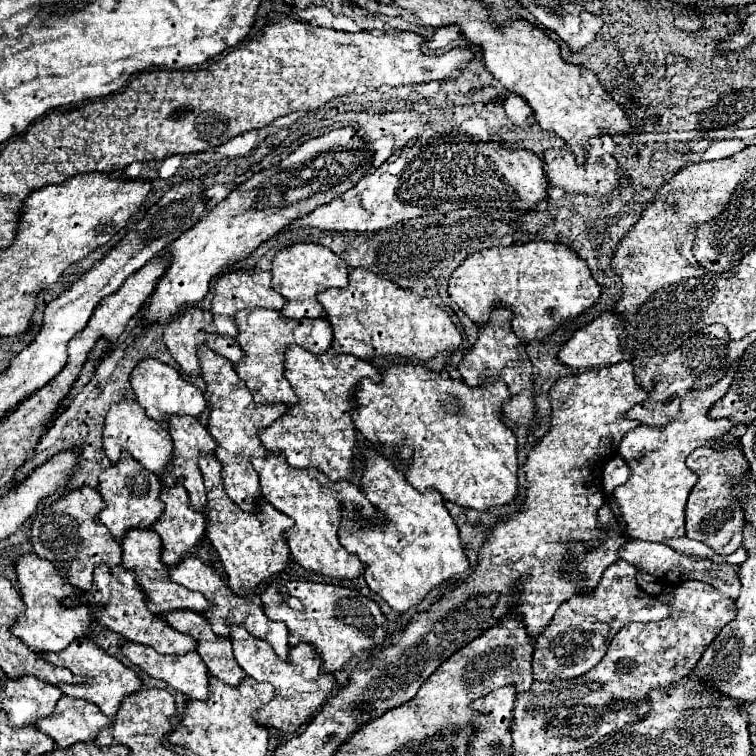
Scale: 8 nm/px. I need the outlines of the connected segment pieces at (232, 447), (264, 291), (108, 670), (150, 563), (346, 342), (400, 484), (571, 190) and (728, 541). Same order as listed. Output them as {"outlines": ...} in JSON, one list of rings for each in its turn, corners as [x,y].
{"outlines":[[[[207,346],[199,348],[199,362],[201,362],[201,376],[207,384],[207,398],[209,398],[209,422],[207,430],[213,436],[213,440],[219,444],[215,450],[215,458],[223,466],[223,484],[227,496],[243,510],[243,512],[257,512],[257,506],[263,504],[263,492],[259,488],[259,478],[257,472],[251,464],[251,458],[265,458],[267,450],[263,448],[259,440],[259,430],[269,428],[275,420],[279,420],[285,414],[283,404],[273,404],[273,406],[257,406],[253,404],[253,396],[249,388],[243,384],[243,380],[237,378],[237,372],[233,364],[211,352]]],[[[237,270],[223,274],[215,284],[215,298],[211,304],[213,324],[207,326],[207,332],[237,338],[235,328],[235,314],[247,308],[267,308],[267,310],[281,310],[285,306],[285,298],[271,288],[271,282],[251,282],[251,270]]],[[[77,640],[75,644],[67,646],[63,652],[53,652],[53,654],[41,654],[47,662],[55,664],[55,666],[65,666],[69,668],[73,674],[77,676],[83,676],[87,678],[85,684],[81,686],[71,686],[71,684],[61,684],[61,690],[63,694],[67,696],[73,696],[73,698],[85,698],[93,704],[99,706],[99,710],[103,710],[103,714],[109,718],[109,720],[115,720],[115,714],[119,712],[119,704],[131,696],[133,692],[139,692],[139,688],[143,688],[143,682],[137,678],[137,674],[123,666],[117,658],[109,656],[101,646],[97,646],[95,642],[91,640]]],[[[143,528],[129,530],[127,536],[121,542],[121,548],[123,548],[123,566],[127,570],[135,572],[141,588],[149,596],[147,608],[151,612],[155,612],[159,616],[167,614],[171,610],[191,610],[191,612],[197,612],[197,614],[205,614],[209,608],[213,608],[211,602],[201,592],[191,592],[191,590],[183,588],[181,584],[171,582],[169,568],[161,562],[161,552],[163,552],[161,540],[159,540],[159,536],[153,530],[143,530]]],[[[365,268],[349,272],[349,286],[345,290],[321,292],[319,302],[333,326],[331,348],[335,354],[353,354],[363,360],[385,356],[401,364],[425,364],[463,344],[461,332],[445,310]]],[[[377,448],[365,450],[363,458],[367,466],[361,474],[361,486],[367,500],[387,514],[387,524],[357,524],[355,508],[347,502],[343,524],[339,530],[341,544],[359,556],[365,564],[363,578],[371,592],[381,596],[395,612],[407,612],[421,604],[421,600],[455,574],[469,570],[469,560],[459,542],[459,530],[455,520],[447,512],[439,492],[419,494],[393,462],[385,460]]],[[[601,140],[587,144],[587,148],[589,148],[589,156],[587,156],[585,166],[577,164],[573,152],[567,148],[547,150],[543,156],[545,174],[553,186],[559,186],[567,194],[587,194],[587,196],[595,196],[595,198],[611,198],[615,188],[619,188],[619,178],[621,178],[621,174],[617,172],[617,162],[611,154],[607,154],[603,150]]],[[[697,448],[687,458],[687,466],[699,474],[699,480],[685,506],[685,536],[707,544],[717,554],[733,554],[741,546],[741,528],[745,524],[743,474],[749,470],[749,464],[743,452],[737,448],[727,448],[725,452]]]]}

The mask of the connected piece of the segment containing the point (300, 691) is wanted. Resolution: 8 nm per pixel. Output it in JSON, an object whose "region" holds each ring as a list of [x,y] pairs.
{"region":[[[239,626],[231,628],[231,642],[235,660],[245,670],[247,676],[255,678],[257,682],[269,682],[275,686],[275,698],[257,712],[257,720],[261,726],[293,734],[309,722],[309,714],[319,706],[323,706],[323,700],[327,700],[335,690],[335,678],[331,674],[318,673],[321,659],[315,648],[311,648],[309,644],[297,644],[295,648],[291,648],[289,650],[291,660],[283,662],[267,642],[253,638],[245,628]]]}

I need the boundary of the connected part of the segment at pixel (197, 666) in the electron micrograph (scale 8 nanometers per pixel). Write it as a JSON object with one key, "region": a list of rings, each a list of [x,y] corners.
{"region":[[[125,642],[123,654],[149,676],[179,690],[187,700],[207,700],[209,672],[197,652],[189,652],[185,656],[165,656],[157,654],[153,648],[145,648],[143,644]]]}

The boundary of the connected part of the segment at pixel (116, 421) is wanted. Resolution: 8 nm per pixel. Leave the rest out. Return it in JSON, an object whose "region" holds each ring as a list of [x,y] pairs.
{"region":[[[121,400],[113,404],[105,416],[105,428],[103,428],[103,448],[107,458],[115,464],[121,458],[121,452],[129,452],[143,468],[153,472],[157,478],[163,478],[163,474],[171,466],[171,450],[173,440],[169,432],[155,420],[145,416],[145,410],[139,406],[137,400]]]}

